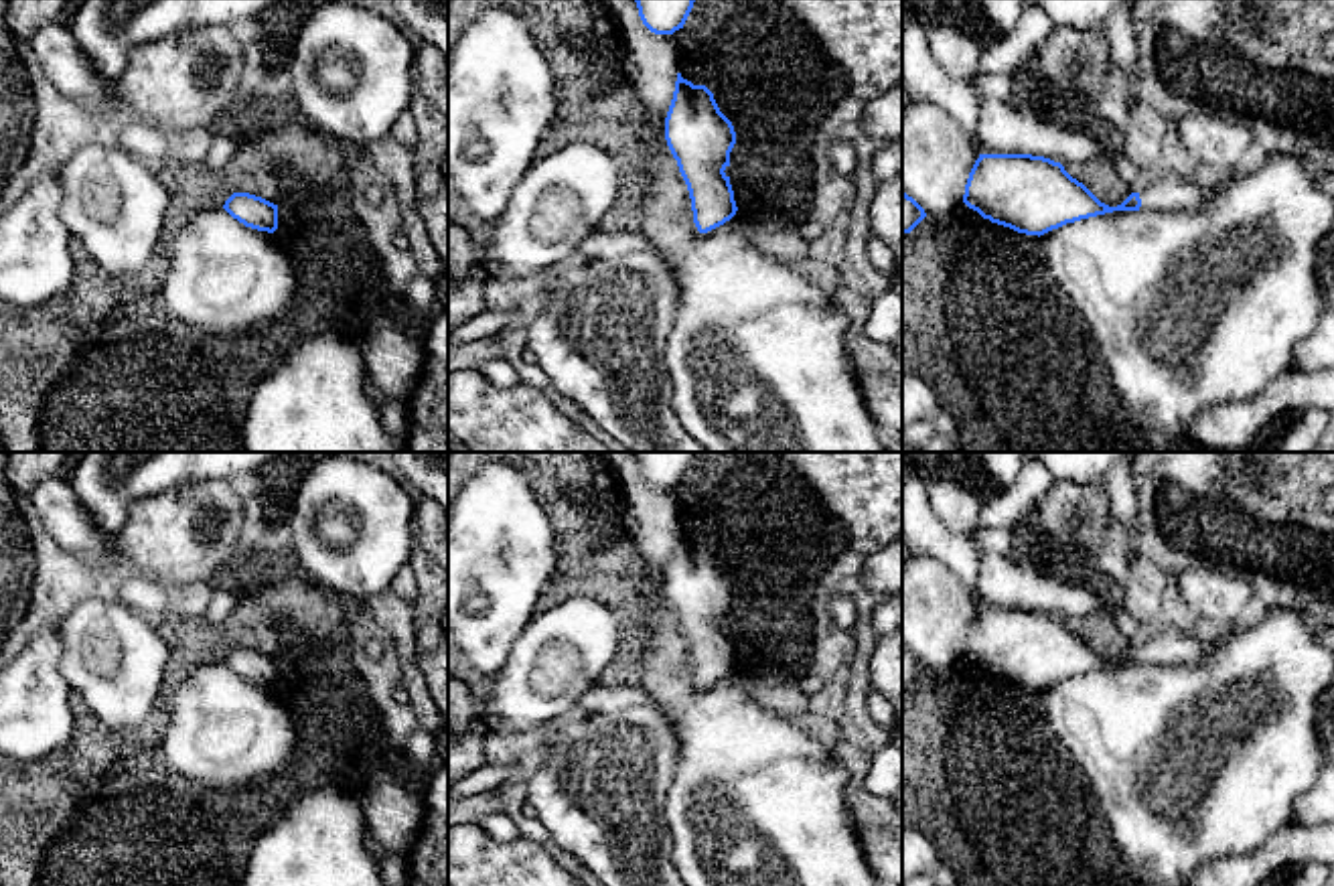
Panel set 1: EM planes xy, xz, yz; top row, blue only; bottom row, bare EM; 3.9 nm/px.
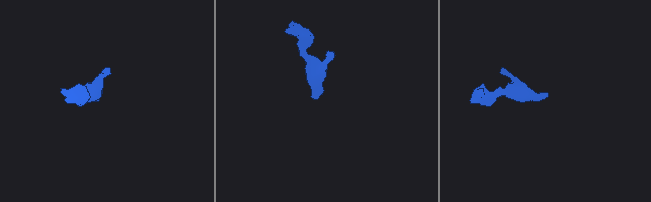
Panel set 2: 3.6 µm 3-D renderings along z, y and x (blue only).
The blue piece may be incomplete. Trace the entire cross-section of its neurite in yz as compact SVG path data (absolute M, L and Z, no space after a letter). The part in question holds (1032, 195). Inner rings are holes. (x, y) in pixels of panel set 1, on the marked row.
M979 154L963 203L991 223L1026 235L1044 235L1066 223L1113 211L1178 211L1200 209L1216 197L1227 180L1208 189L1168 174L1121 205L1101 203L1060 162L1032 154Z

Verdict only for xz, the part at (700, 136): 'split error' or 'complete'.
complete

